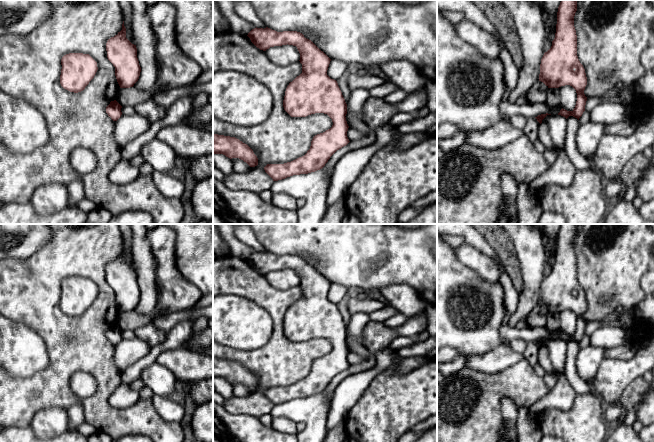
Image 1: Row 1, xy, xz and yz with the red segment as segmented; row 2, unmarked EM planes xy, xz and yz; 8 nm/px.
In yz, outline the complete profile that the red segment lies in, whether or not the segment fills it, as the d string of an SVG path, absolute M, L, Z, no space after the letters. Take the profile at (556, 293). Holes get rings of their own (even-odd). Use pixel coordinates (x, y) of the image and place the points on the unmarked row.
M561 224L557 236L555 262L551 272L541 283L539 305L548 312L572 310L577 317L575 332L572 335L562 332L558 339L566 343L573 340L579 344L587 325L584 318L587 301L577 280L577 259L574 251L576 235L576 224Z

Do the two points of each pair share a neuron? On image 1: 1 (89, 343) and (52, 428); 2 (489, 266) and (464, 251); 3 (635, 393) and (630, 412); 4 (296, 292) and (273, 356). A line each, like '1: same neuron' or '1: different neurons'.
1: different neurons
2: same neuron
3: same neuron
4: same neuron

